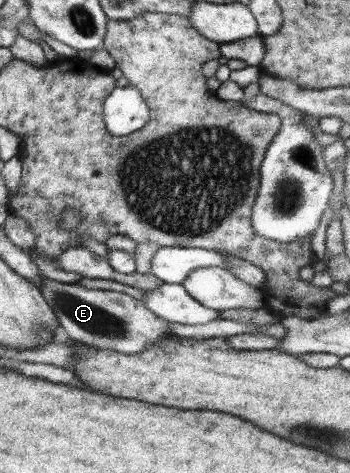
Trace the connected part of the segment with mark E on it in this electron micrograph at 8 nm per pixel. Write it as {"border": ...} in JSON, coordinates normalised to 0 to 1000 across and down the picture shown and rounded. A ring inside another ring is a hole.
{"border":[[[120,586],[103,607],[154,662],[166,693],[206,721],[383,748],[457,717],[500,708],[489,706],[477,679],[440,668],[406,634],[391,636],[354,619],[243,609],[220,598],[177,600],[131,586]]]}

